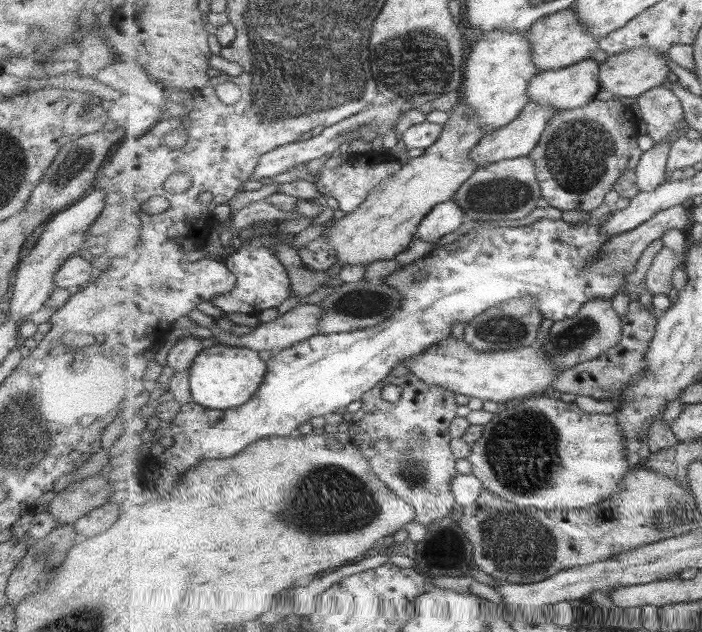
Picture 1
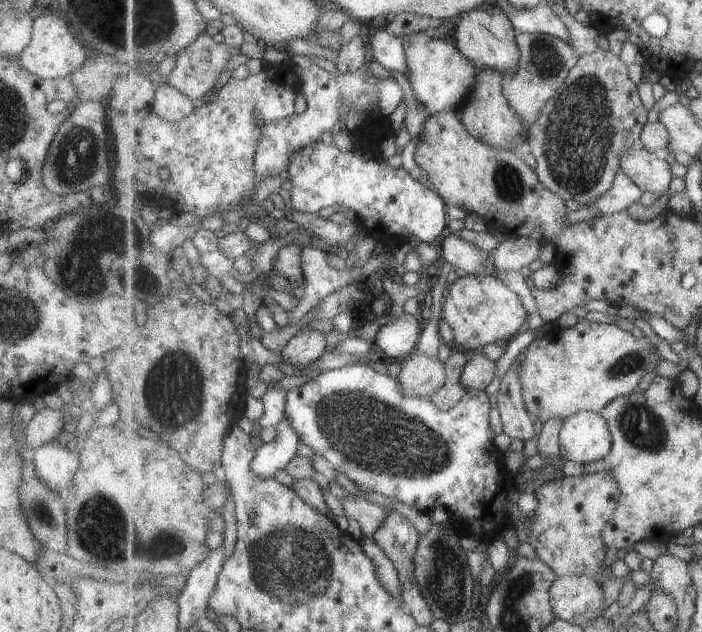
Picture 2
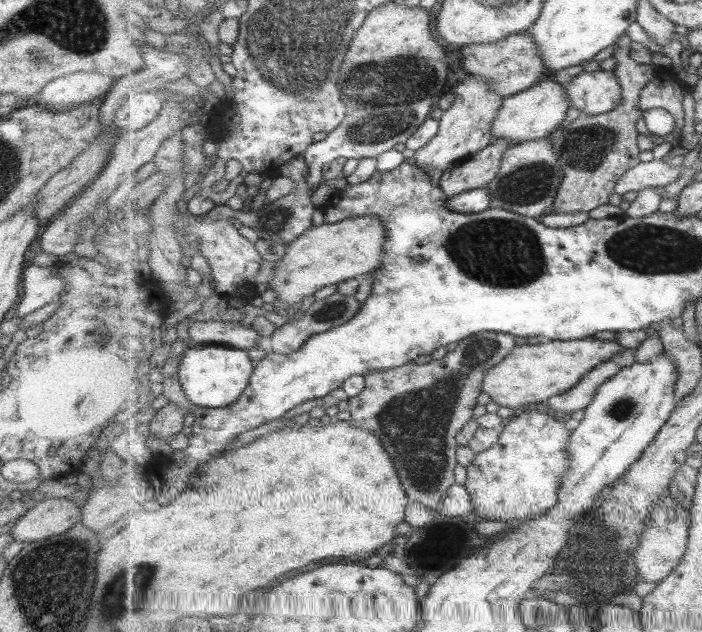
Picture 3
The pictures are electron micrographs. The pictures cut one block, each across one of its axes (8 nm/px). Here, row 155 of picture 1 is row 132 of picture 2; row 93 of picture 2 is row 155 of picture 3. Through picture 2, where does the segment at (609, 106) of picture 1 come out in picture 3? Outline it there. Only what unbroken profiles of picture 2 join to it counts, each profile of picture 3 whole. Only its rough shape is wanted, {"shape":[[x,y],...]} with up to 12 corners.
{"shape":[[614,51],[620,106],[553,139],[564,170],[550,211],[591,212],[641,165],[642,91],[661,69]]}

